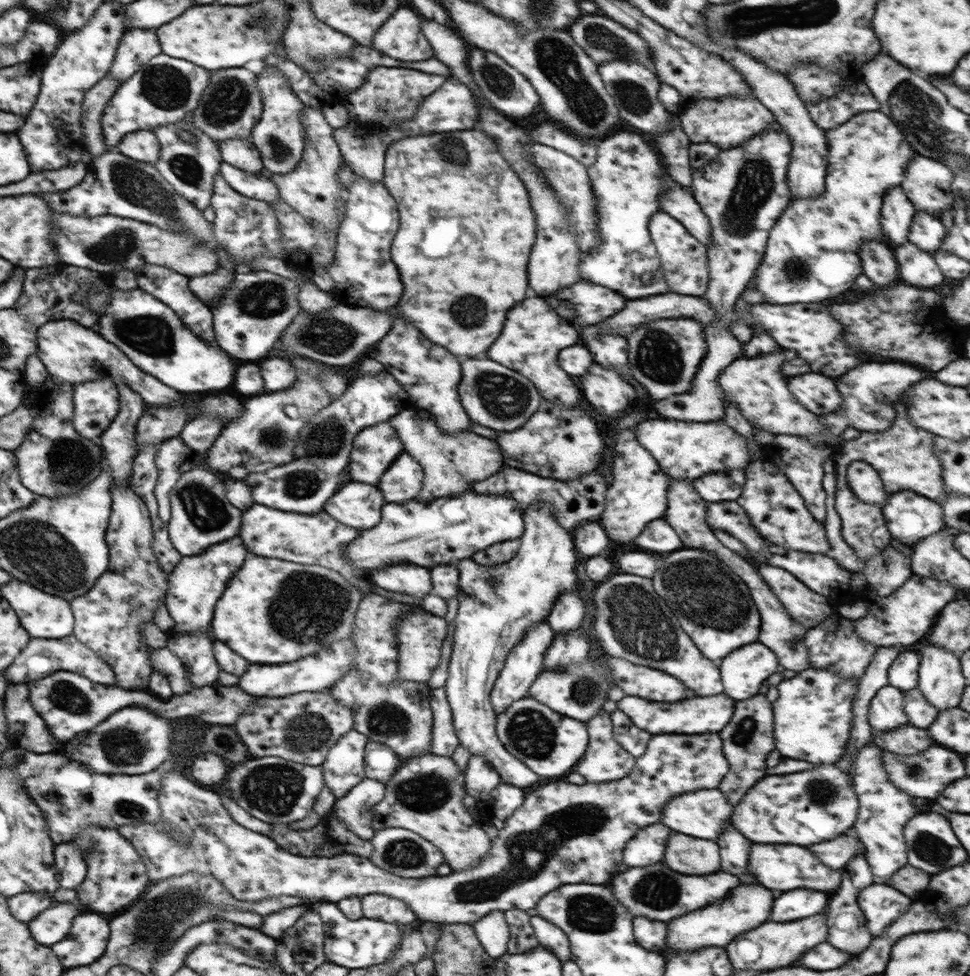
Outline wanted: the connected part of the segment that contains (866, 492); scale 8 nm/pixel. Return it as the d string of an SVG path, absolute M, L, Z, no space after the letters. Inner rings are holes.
M853 460L848 465L847 482L854 495L866 504L880 504L889 497L878 471L866 461Z

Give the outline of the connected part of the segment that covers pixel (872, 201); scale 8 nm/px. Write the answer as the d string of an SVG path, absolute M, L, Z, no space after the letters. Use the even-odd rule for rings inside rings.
M880 110L856 114L848 122L826 130L825 135L829 152L826 157L828 168L823 193L816 197L791 199L770 229L763 259L753 276L754 288L762 292L765 302L771 305L828 300L852 288L854 280L862 274L858 250L868 240L885 240L881 223L884 193L886 189L902 184L906 176L906 165L910 165L913 156L918 156L900 128Z

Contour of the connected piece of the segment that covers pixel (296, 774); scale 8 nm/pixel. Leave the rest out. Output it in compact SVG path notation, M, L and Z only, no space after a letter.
M252 757L229 768L230 798L234 798L238 806L249 811L254 818L270 824L289 825L302 820L313 808L316 797L325 786L322 772L322 765L310 766L278 757Z

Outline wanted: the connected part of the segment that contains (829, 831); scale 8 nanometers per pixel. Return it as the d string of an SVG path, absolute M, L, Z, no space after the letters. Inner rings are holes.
M836 764L814 765L812 770L762 778L738 802L730 820L738 832L756 844L810 846L848 833L858 810L860 801L848 773Z

